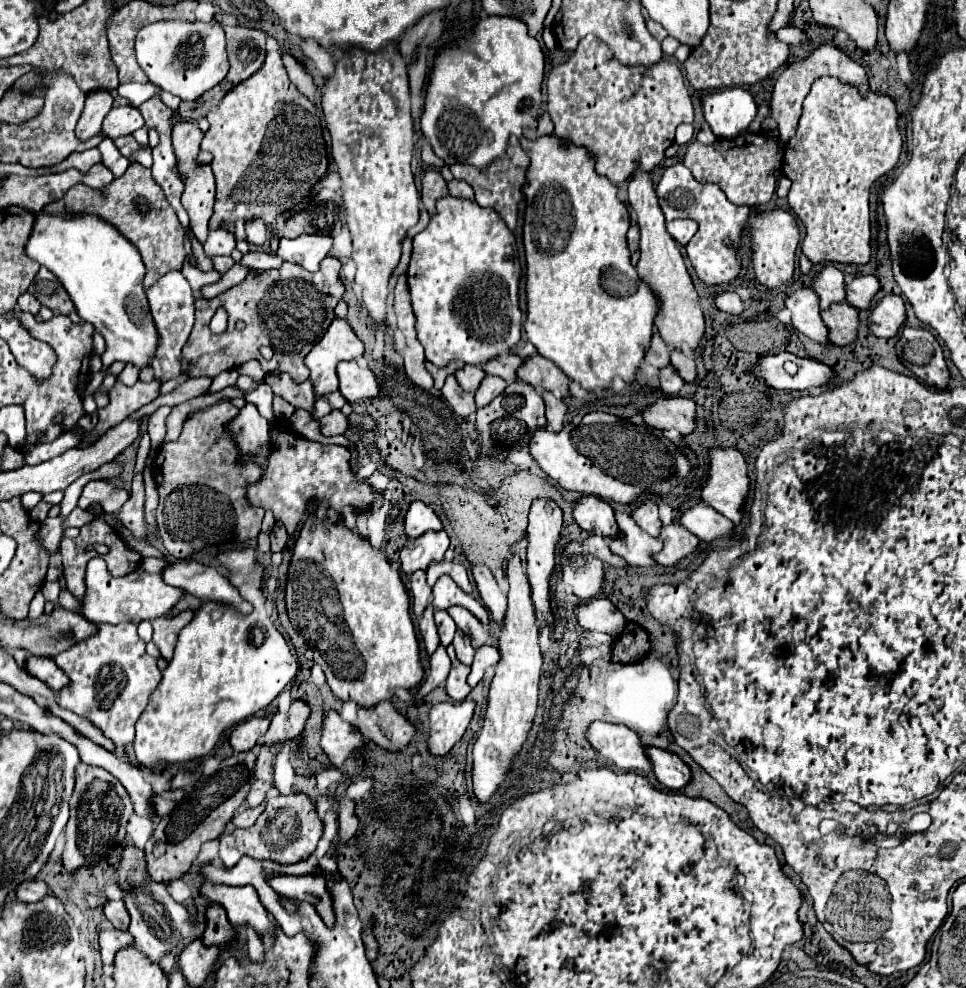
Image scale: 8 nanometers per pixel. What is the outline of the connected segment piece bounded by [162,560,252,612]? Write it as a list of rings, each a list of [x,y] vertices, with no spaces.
[[[182,560],[172,562],[164,568],[162,580],[170,586],[176,586],[196,598],[204,600],[224,600],[226,604],[238,606],[242,612],[250,612],[250,604],[244,602],[238,596],[238,590],[234,590],[232,584],[228,584],[226,576],[218,568],[204,566],[196,560]]]

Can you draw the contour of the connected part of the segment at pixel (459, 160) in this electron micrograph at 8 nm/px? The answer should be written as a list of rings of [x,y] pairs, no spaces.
[[[488,16],[478,20],[474,32],[458,40],[456,46],[442,46],[436,52],[432,74],[426,86],[424,110],[420,128],[430,142],[434,154],[446,164],[472,164],[486,168],[492,160],[502,156],[508,146],[508,136],[514,128],[536,126],[542,108],[542,76],[544,54],[536,38],[528,36],[526,24],[512,16]]]

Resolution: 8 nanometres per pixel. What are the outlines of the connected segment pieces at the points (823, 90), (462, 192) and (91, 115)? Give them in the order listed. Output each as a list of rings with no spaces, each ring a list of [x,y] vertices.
[[[822,76],[818,80],[814,80],[808,96],[802,102],[802,116],[796,128],[796,134],[786,142],[786,150],[784,150],[784,160],[782,160],[782,172],[786,178],[792,180],[790,192],[788,192],[788,206],[790,210],[798,216],[798,220],[804,226],[804,238],[802,238],[802,252],[810,258],[812,264],[826,264],[826,262],[840,262],[840,264],[866,264],[870,260],[870,212],[868,212],[868,194],[870,194],[870,186],[874,184],[876,178],[884,176],[886,172],[890,172],[898,158],[900,158],[900,150],[902,150],[902,134],[898,130],[898,114],[896,114],[896,106],[888,96],[882,94],[874,94],[874,92],[866,92],[862,94],[856,86],[852,84],[844,84],[838,78],[832,76]]]
[[[450,180],[450,182],[448,182],[448,192],[450,192],[450,196],[472,198],[472,200],[474,200],[474,192],[472,192],[470,184],[466,184],[466,182],[462,182],[462,180]]]
[[[100,88],[86,94],[86,104],[76,126],[76,136],[80,140],[88,140],[90,136],[102,132],[102,120],[106,118],[110,108],[112,108],[112,94],[108,90]]]

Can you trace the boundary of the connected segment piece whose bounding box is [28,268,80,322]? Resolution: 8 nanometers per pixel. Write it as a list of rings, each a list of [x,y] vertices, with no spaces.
[[[40,268],[38,270],[34,282],[28,286],[28,292],[42,306],[48,306],[54,312],[62,312],[72,322],[80,322],[80,316],[74,312],[74,304],[72,304],[70,296],[66,296],[60,280],[48,268]]]

